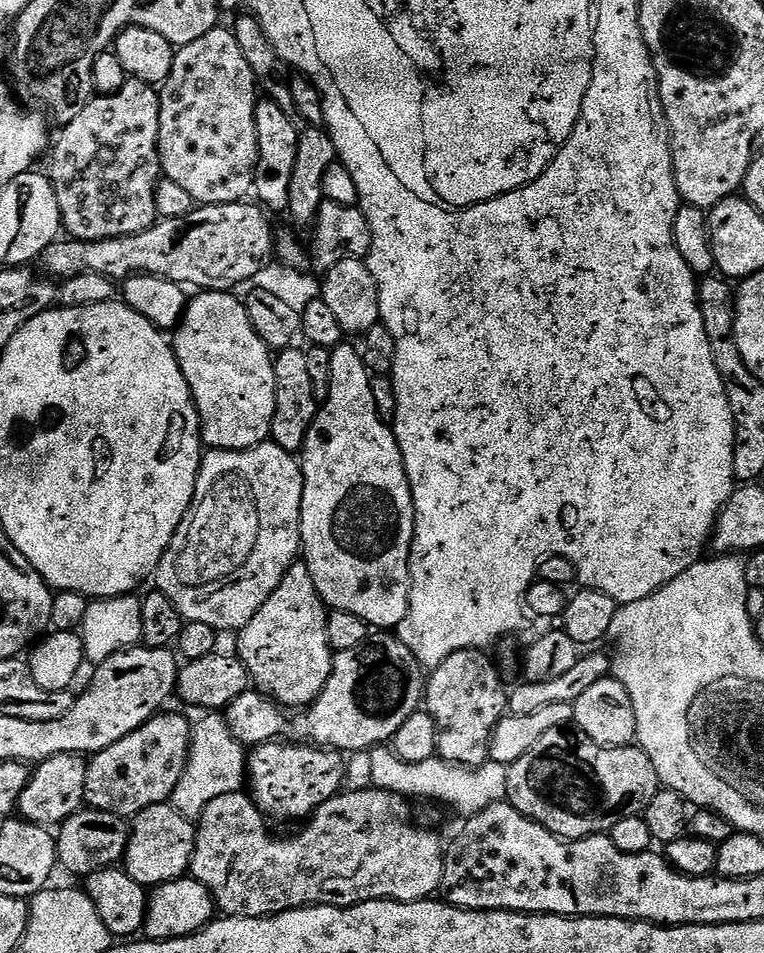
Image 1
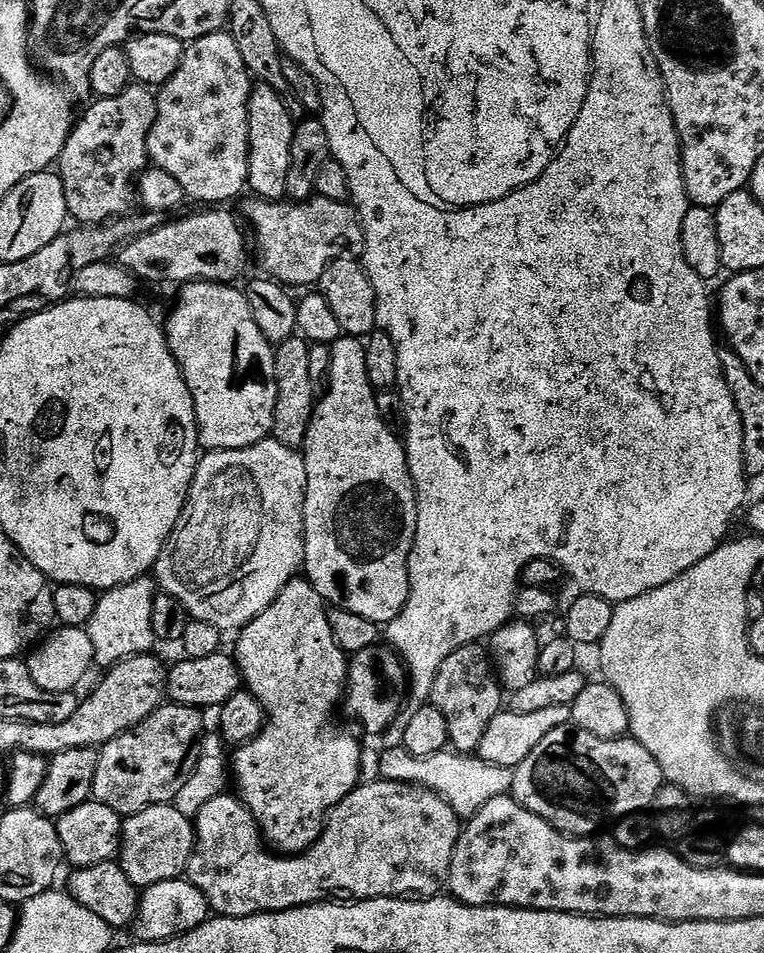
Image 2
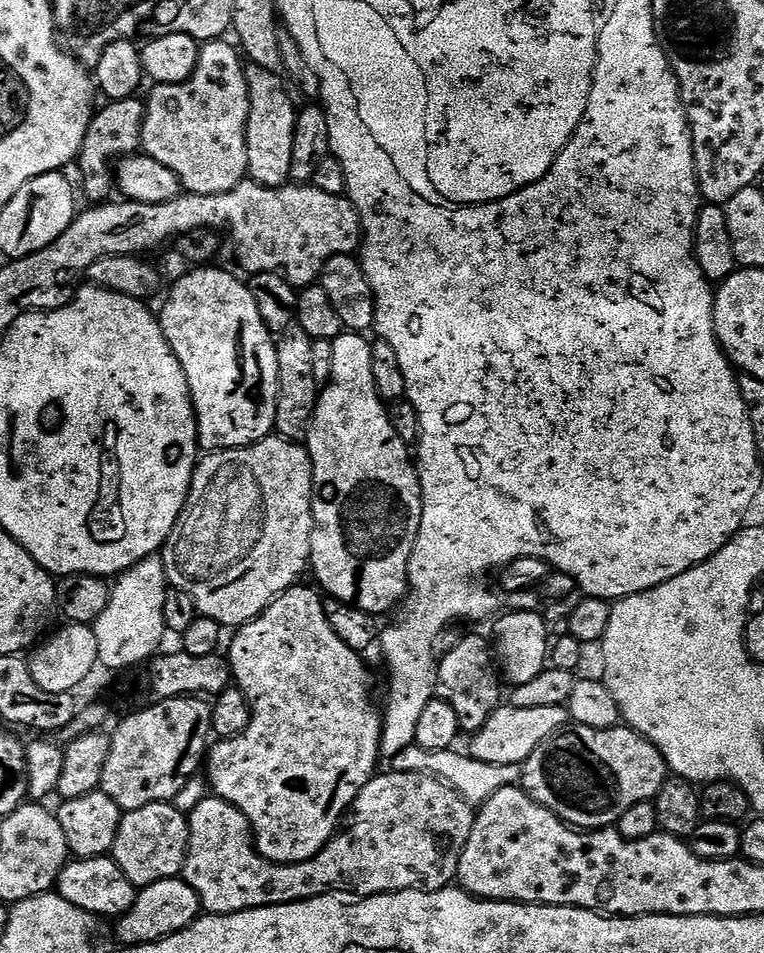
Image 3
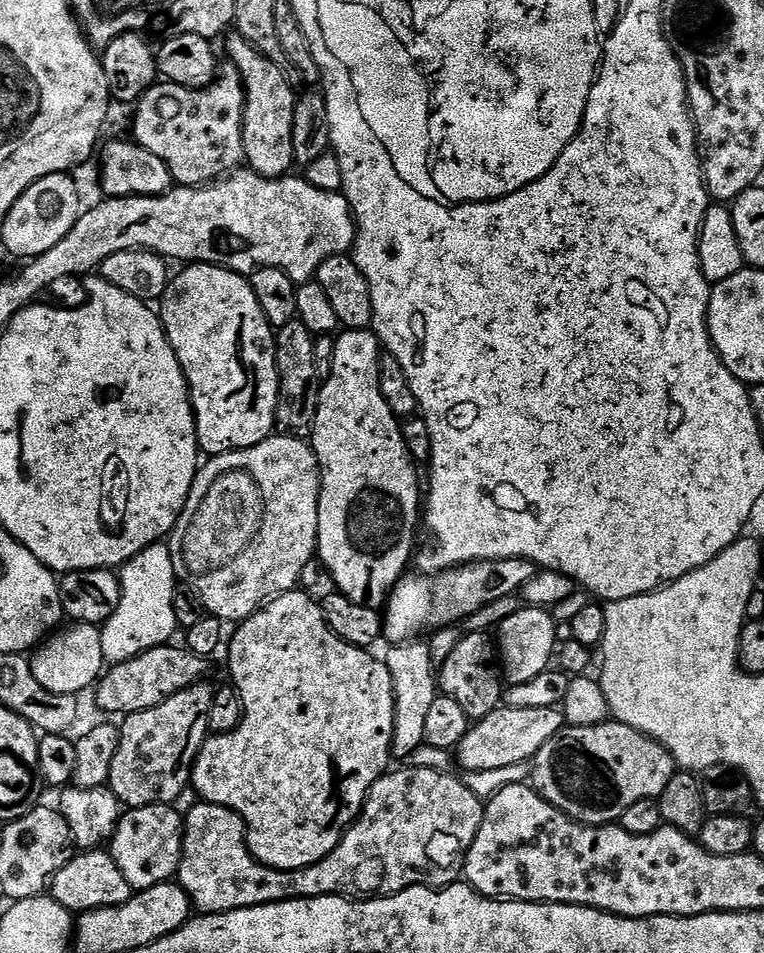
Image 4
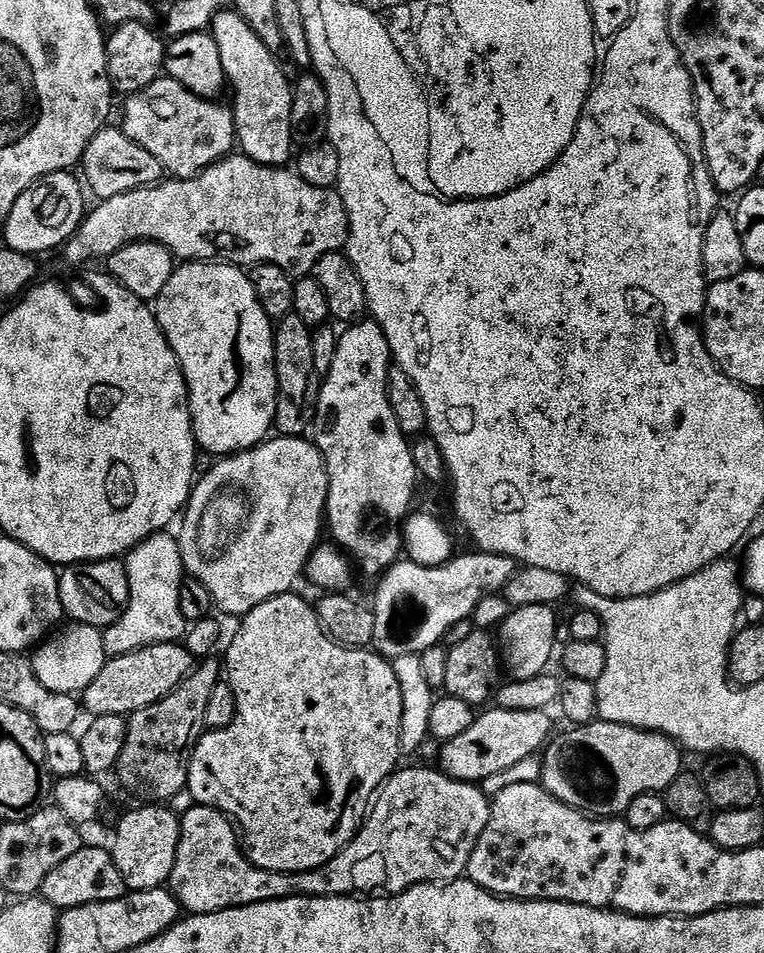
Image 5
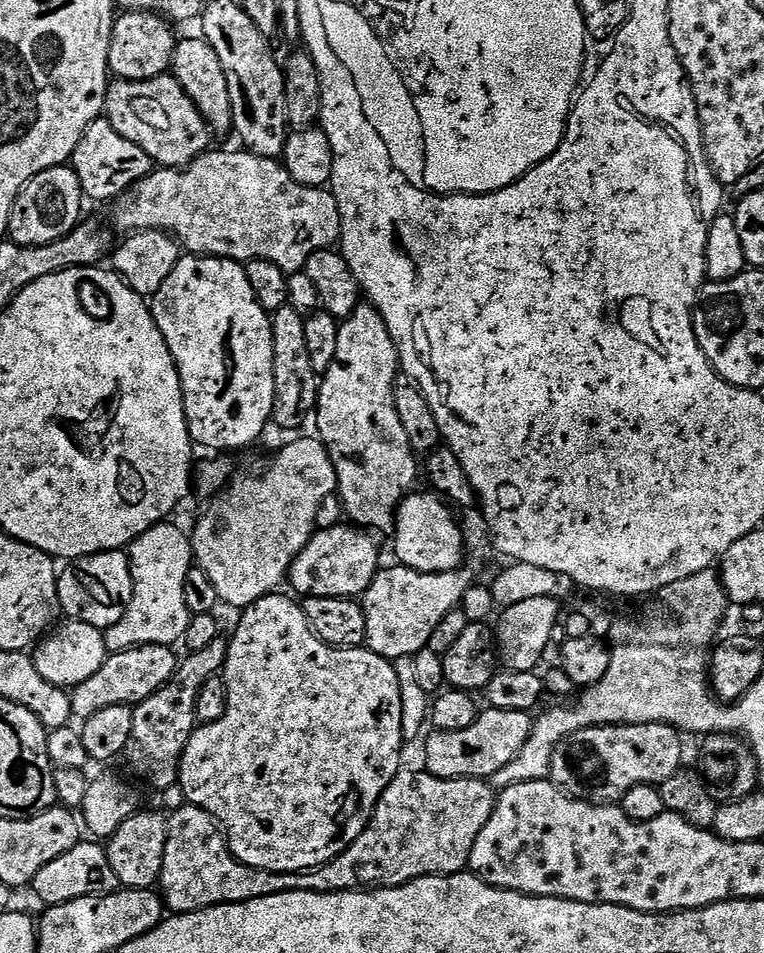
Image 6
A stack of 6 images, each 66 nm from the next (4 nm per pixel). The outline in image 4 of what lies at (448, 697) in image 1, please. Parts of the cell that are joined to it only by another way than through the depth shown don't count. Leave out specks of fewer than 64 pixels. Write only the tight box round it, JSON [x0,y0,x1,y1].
[438,632,506,722]

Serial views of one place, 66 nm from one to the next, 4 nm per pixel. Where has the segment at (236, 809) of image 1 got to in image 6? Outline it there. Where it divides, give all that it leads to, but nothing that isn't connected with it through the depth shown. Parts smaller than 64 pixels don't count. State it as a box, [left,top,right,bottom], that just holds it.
[158,770,497,914]

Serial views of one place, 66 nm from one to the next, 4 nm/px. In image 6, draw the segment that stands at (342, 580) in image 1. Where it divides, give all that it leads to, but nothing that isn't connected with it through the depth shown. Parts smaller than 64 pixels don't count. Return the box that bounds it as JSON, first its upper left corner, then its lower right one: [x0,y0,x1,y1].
[314,302,418,530]

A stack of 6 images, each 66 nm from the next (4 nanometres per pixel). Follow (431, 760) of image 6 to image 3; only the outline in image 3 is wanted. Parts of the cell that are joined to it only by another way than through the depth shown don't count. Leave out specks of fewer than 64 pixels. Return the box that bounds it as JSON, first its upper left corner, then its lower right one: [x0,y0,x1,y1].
[470,706,569,766]

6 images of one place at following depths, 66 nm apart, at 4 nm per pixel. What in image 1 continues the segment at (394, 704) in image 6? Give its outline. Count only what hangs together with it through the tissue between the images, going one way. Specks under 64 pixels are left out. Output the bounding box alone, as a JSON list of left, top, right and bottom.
[234,562,346,821]

